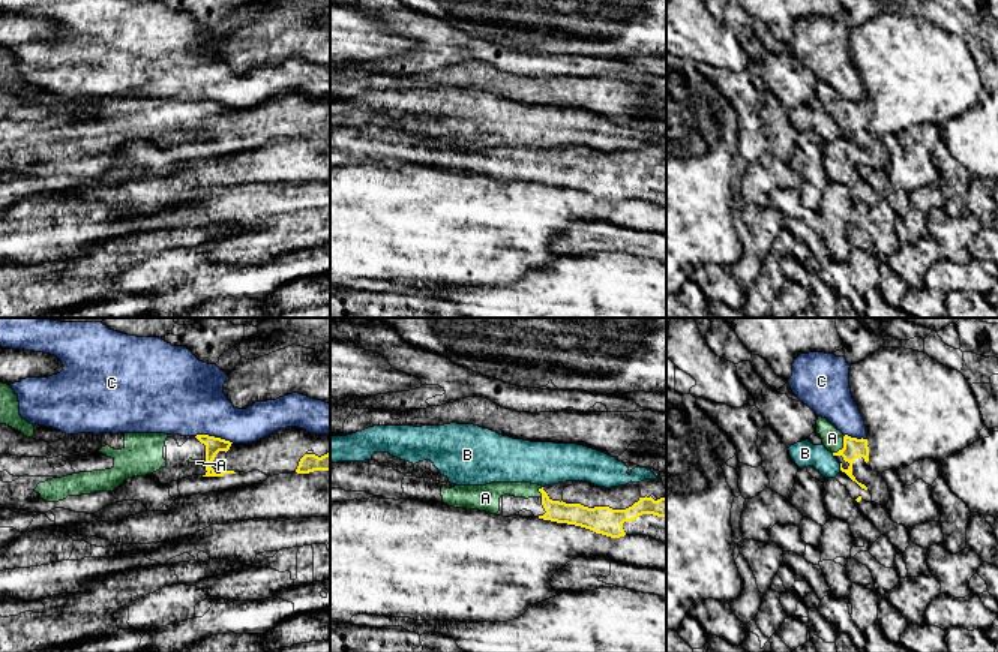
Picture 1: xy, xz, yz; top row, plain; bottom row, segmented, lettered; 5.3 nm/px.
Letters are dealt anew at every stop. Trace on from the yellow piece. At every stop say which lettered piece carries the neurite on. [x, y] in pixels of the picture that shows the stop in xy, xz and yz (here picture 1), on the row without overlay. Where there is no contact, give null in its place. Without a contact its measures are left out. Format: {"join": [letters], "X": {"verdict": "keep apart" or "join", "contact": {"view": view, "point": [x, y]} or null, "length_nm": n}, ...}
{"join": ["A"], "A": {"verdict": "join", "contact": {"view": "yz", "point": [844, 110]}, "length_nm": 120}, "B": {"verdict": "keep apart", "contact": {"view": "yz", "point": [841, 131]}, "length_nm": 40}, "C": {"verdict": "keep apart", "contact": {"view": "xy", "point": [213, 101]}, "length_nm": 220}}

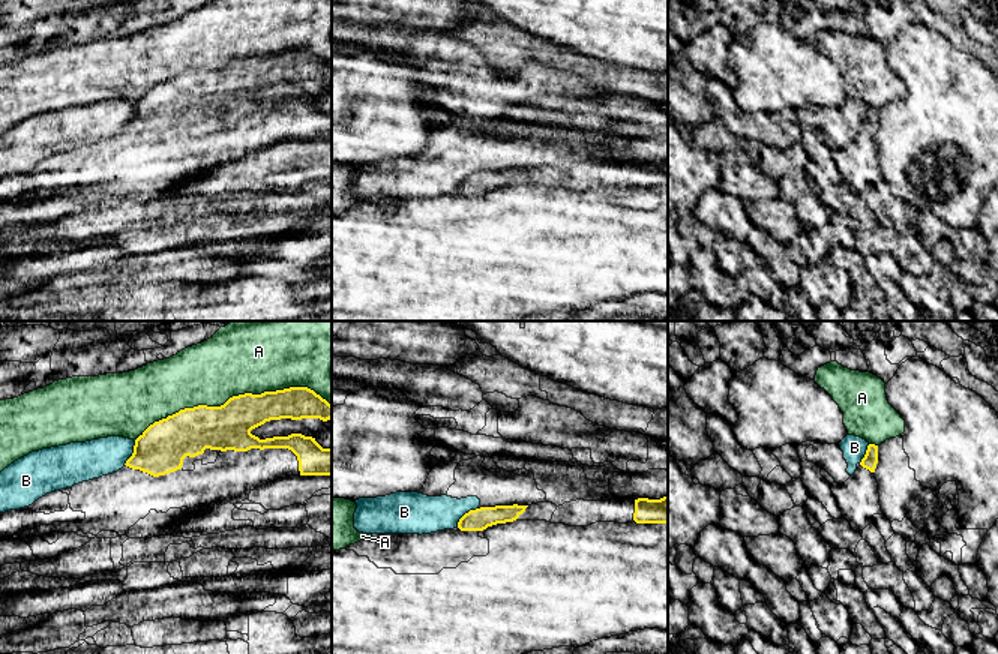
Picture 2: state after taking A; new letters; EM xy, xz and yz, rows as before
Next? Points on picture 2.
{"join": [], "A": {"verdict": "keep apart", "contact": {"view": "xy", "point": [233, 60]}, "length_nm": 1050}, "B": {"verdict": "keep apart", "contact": {"view": "xz", "point": [464, 179]}, "length_nm": 160}}

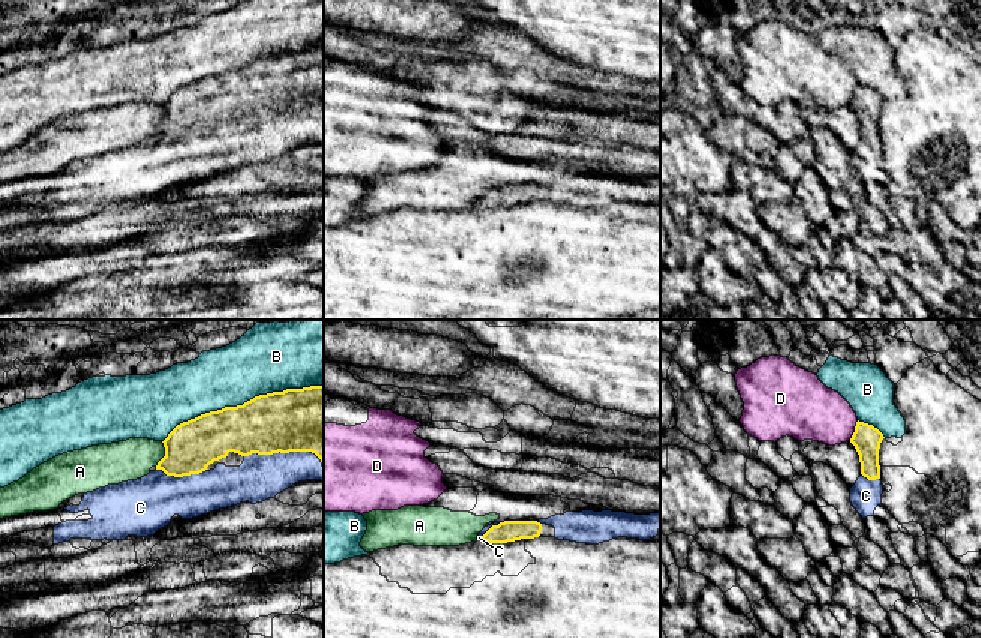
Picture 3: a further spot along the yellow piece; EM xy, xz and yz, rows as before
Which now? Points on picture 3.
{"join": ["C"], "A": {"verdict": "keep apart", "contact": {"view": "xy", "point": [165, 117]}, "length_nm": 140}, "B": {"verdict": "keep apart", "contact": {"view": "xy", "point": [243, 68]}, "length_nm": 900}, "C": {"verdict": "join", "contact": {"view": "xy", "point": [287, 116]}, "length_nm": 420}, "D": {"verdict": "keep apart", "contact": {"view": "yz", "point": [855, 95]}, "length_nm": 120}}

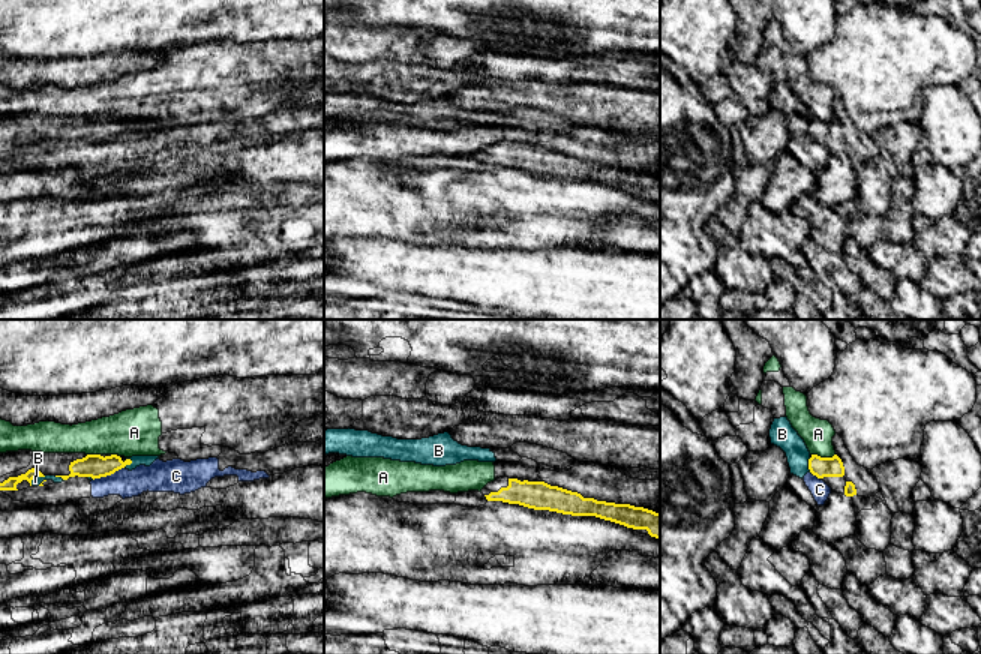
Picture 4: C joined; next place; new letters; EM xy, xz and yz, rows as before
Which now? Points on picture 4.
{"join": [], "A": {"verdict": "keep apart", "contact": {"view": "yz", "point": [824, 122]}, "length_nm": 130}, "B": {"verdict": "keep apart", "contact": {"view": "xy", "point": [36, 141]}, "length_nm": 100}, "C": {"verdict": "keep apart", "contact": {"view": "xy", "point": [108, 138]}, "length_nm": 180}}

